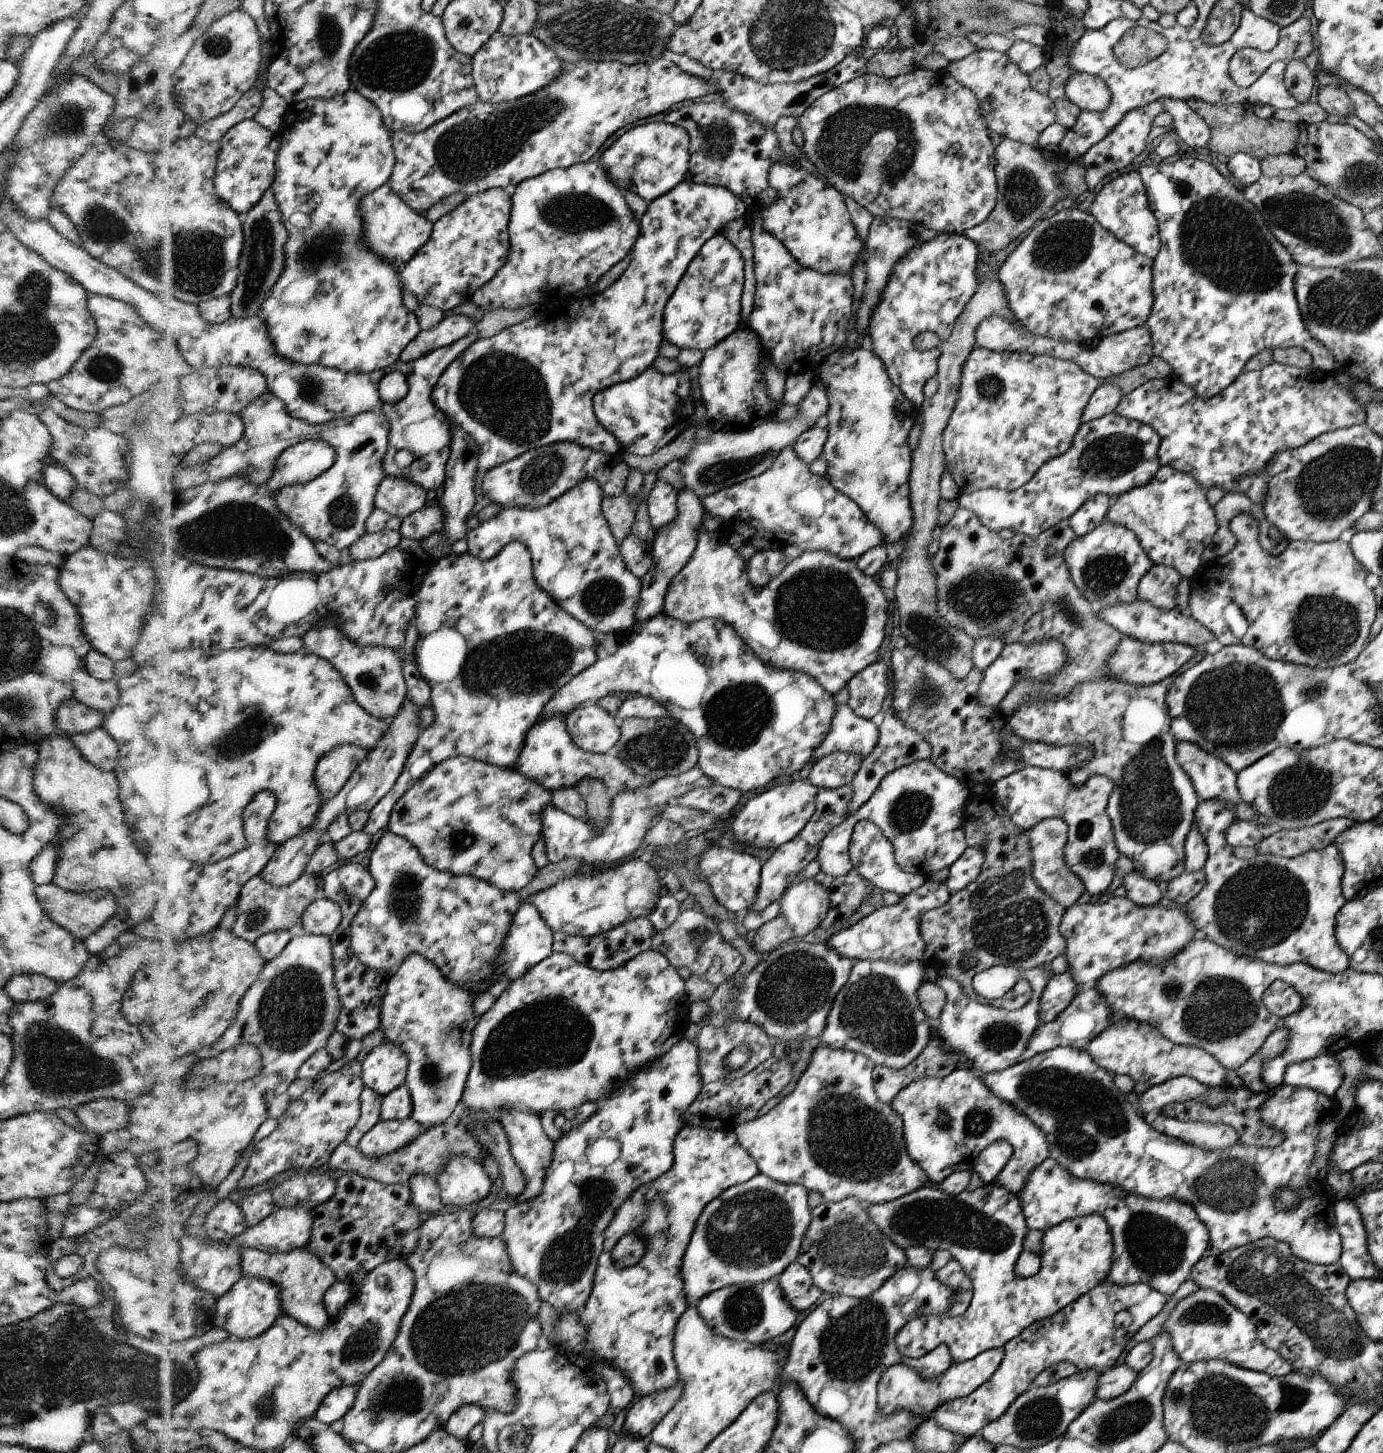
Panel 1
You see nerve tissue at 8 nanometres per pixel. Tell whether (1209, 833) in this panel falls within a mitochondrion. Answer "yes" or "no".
no

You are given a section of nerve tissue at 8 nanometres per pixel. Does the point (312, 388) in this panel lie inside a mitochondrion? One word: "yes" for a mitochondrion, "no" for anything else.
yes

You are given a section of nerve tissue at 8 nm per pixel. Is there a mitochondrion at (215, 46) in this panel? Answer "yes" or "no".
yes

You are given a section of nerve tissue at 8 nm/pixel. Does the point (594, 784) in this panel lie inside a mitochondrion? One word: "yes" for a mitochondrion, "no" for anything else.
no

